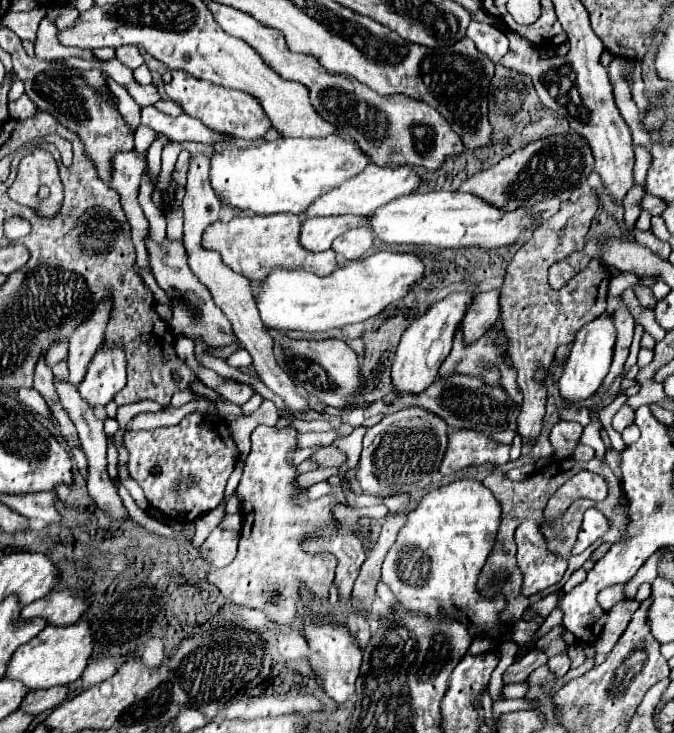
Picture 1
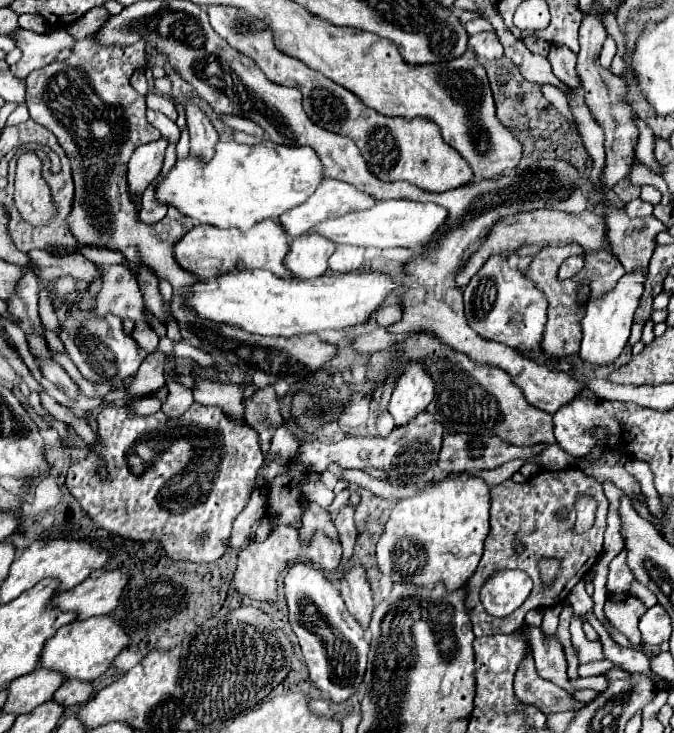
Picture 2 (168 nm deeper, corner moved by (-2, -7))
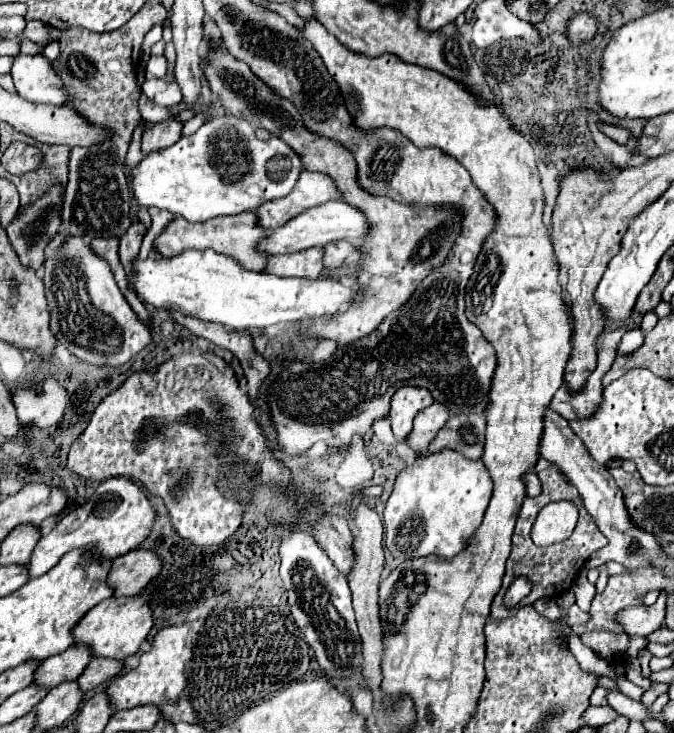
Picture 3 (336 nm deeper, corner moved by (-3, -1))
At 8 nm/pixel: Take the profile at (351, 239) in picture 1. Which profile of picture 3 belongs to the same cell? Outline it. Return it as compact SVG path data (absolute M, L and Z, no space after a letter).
M337 241L337 243L327 243L323 247L323 265L327 269L337 269L343 265L345 257L357 253L357 249L349 241Z

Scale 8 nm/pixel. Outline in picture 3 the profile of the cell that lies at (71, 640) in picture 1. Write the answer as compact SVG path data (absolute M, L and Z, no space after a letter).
M143 595L135 597L111 597L95 605L81 623L73 629L75 643L91 645L91 653L95 657L111 657L111 659L125 659L135 655L139 647L145 643L149 631L153 627L153 611L149 607L149 599Z

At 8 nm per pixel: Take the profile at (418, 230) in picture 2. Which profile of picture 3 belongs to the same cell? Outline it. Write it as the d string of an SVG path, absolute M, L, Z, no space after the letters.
M329 201L321 203L317 207L311 207L309 211L303 211L301 215L289 219L289 223L277 227L277 231L269 231L265 239L257 243L257 251L265 255L279 255L279 253L297 253L311 247L323 247L331 241L339 239L361 239L367 235L367 219L365 213L357 207L345 203L345 201Z

